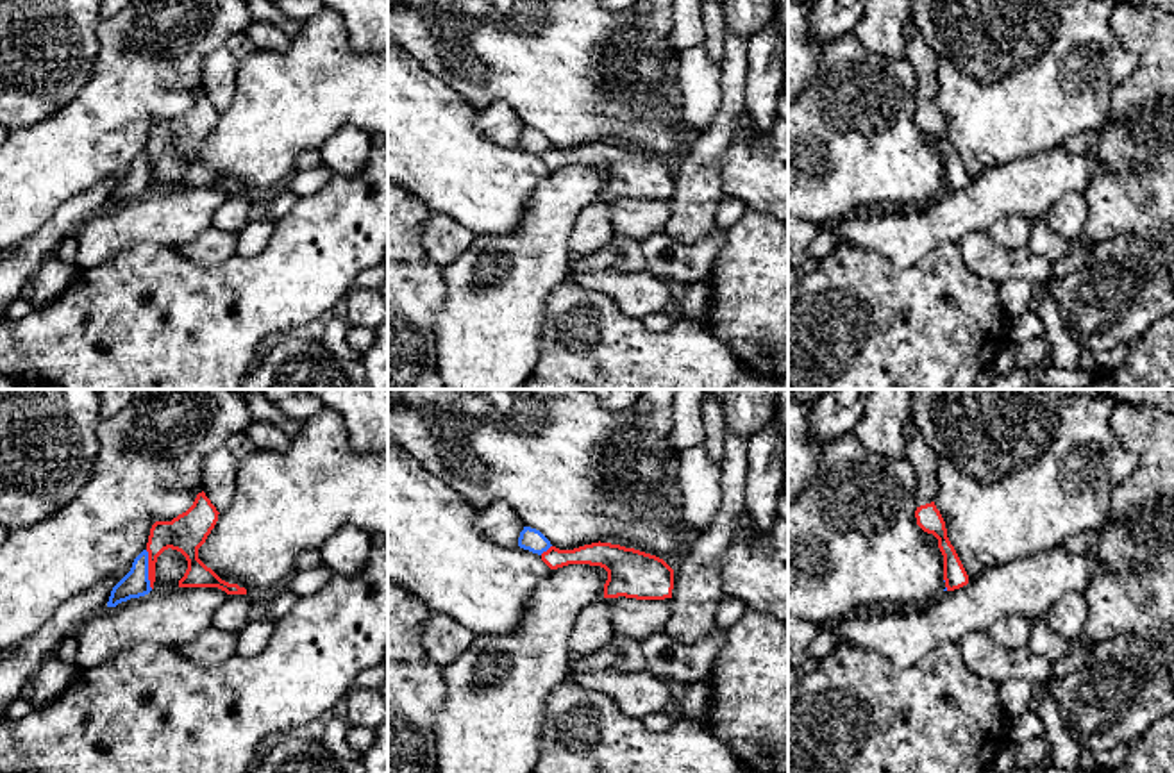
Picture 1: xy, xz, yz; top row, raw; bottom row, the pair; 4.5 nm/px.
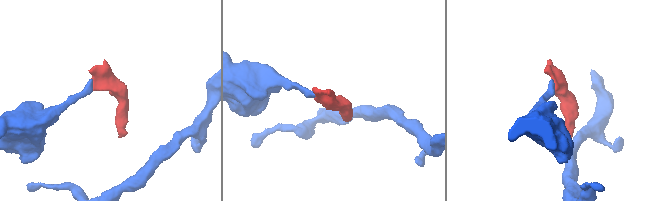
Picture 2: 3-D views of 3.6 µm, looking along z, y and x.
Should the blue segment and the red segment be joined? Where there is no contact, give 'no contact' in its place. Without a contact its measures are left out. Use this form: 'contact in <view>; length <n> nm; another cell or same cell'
contact in xy; length 180 nm; another cell

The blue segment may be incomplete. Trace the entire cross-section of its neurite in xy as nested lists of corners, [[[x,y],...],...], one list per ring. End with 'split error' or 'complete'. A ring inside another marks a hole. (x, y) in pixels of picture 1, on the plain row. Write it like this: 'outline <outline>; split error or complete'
outline [[[143,150],[132,162],[130,171],[113,187],[107,207],[116,207],[130,198],[145,196],[152,191],[148,180],[148,152]]]; complete

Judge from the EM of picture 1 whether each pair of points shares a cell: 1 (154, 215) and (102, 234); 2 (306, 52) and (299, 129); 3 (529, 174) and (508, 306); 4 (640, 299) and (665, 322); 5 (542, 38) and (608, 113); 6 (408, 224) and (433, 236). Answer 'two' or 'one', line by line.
1: one
2: one
3: two
4: two
5: one
6: two

